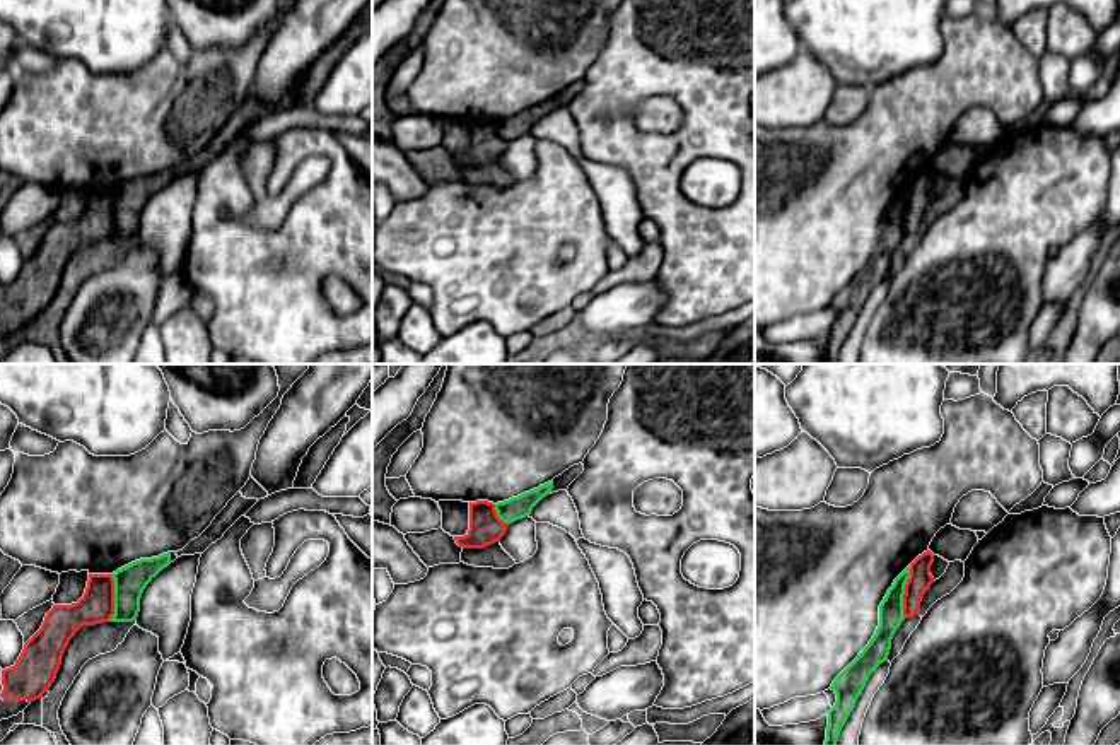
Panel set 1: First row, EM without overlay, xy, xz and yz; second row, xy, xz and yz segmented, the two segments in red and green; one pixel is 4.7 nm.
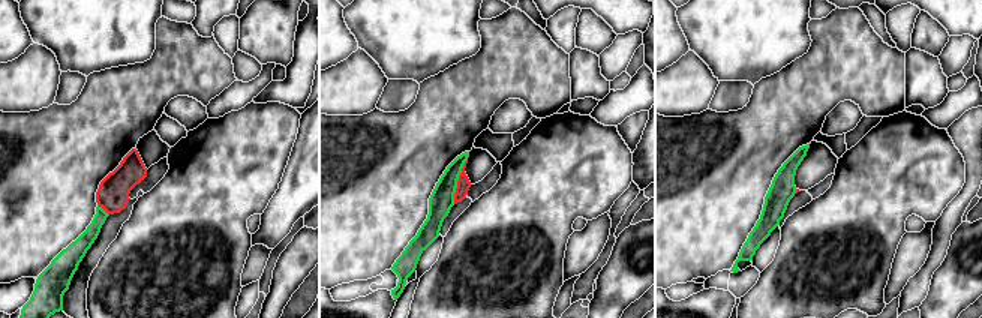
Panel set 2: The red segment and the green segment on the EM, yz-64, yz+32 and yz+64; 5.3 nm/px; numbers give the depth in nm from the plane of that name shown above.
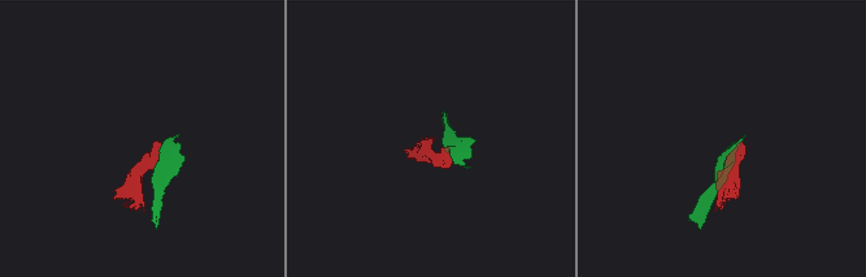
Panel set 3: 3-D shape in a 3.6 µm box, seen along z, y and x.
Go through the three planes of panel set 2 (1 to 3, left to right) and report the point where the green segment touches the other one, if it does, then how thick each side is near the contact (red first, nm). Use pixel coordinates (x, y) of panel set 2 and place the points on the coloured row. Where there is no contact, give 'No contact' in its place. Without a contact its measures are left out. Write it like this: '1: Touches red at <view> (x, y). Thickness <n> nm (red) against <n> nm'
1: Touches red at yz-64 (104, 209). Thickness 180 nm (red) against 90 nm
2: Touches red at yz+32 (458, 182). Thickness 70 nm (red) against 130 nm
3: Touches red at yz+64 (796, 191). Thickness 20 nm (red) against 140 nm

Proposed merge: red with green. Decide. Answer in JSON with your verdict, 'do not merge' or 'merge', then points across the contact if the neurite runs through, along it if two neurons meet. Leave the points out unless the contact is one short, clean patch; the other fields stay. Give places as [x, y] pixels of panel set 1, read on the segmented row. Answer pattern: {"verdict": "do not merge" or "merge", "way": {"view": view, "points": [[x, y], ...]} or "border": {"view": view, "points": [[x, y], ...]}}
{"verdict": "do not merge", "border": {"view": "yz", "points": [[910, 568], [904, 595], [904, 617]]}}

